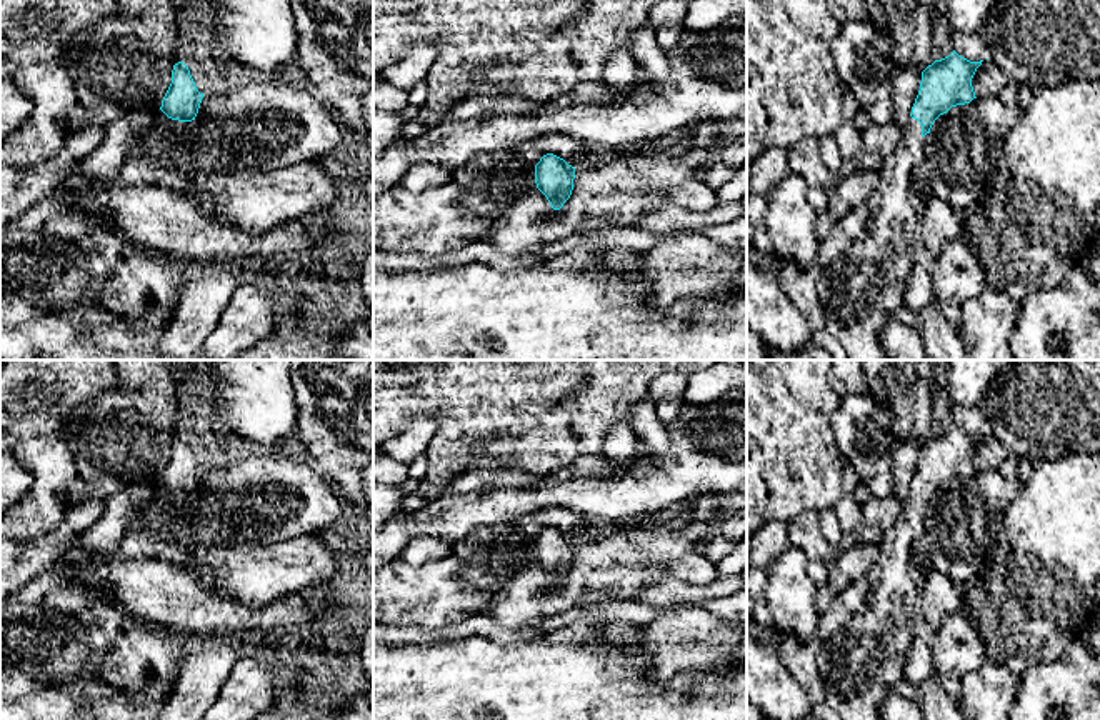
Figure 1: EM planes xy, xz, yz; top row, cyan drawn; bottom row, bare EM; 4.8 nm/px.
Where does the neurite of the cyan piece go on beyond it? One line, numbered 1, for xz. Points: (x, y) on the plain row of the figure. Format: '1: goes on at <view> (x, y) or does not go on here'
1: does not go on here

